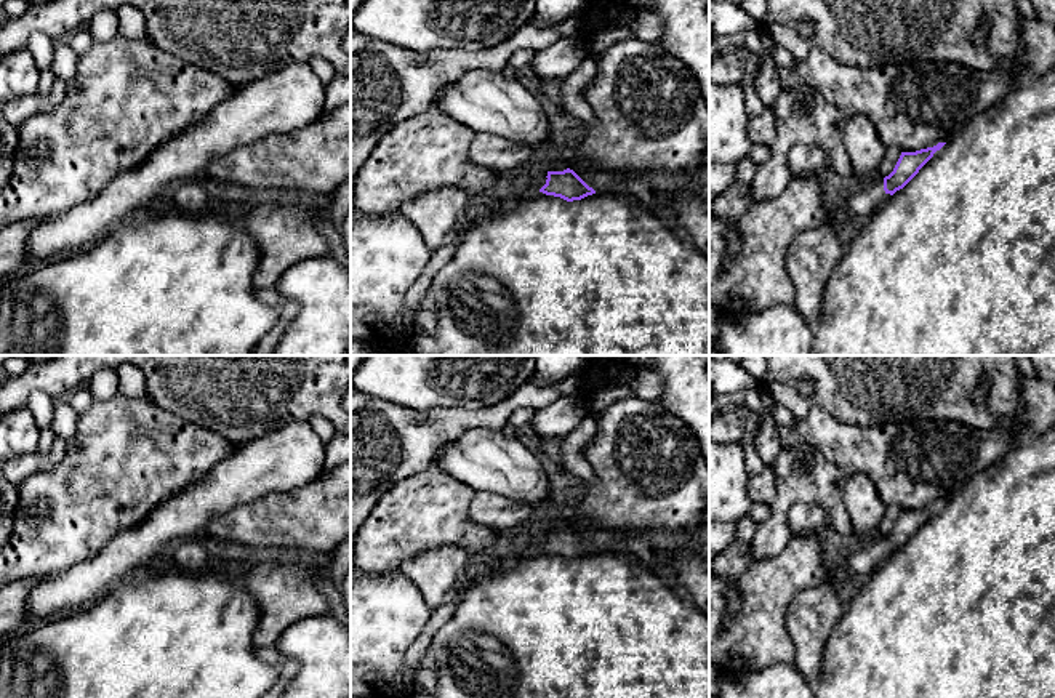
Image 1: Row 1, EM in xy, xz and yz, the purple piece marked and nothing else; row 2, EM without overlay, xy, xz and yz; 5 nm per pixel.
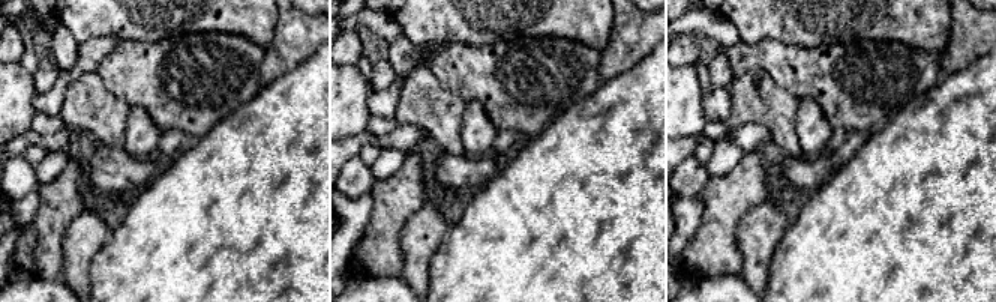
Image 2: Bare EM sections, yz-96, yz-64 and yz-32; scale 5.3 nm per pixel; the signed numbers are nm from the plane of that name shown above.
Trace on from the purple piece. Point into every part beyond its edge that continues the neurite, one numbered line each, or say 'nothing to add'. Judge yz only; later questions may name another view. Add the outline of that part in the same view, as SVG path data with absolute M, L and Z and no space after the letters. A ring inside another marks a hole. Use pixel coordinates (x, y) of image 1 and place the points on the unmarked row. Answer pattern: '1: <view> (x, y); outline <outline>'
1: yz (862, 557); outline M876 535L864 543L847 543L840 557L844 572L855 572L866 578L890 557L890 552L884 549L884 536Z

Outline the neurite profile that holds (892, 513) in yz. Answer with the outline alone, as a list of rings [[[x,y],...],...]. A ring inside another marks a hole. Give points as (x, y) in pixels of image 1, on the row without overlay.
[[[897,506],[885,507],[885,514],[879,524],[877,535],[881,536],[889,535],[893,530],[900,514],[901,511]]]

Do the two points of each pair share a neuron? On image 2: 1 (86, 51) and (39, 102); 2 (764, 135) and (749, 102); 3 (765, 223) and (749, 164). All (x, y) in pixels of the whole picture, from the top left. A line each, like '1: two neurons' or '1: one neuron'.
1: one neuron
2: two neurons
3: two neurons

